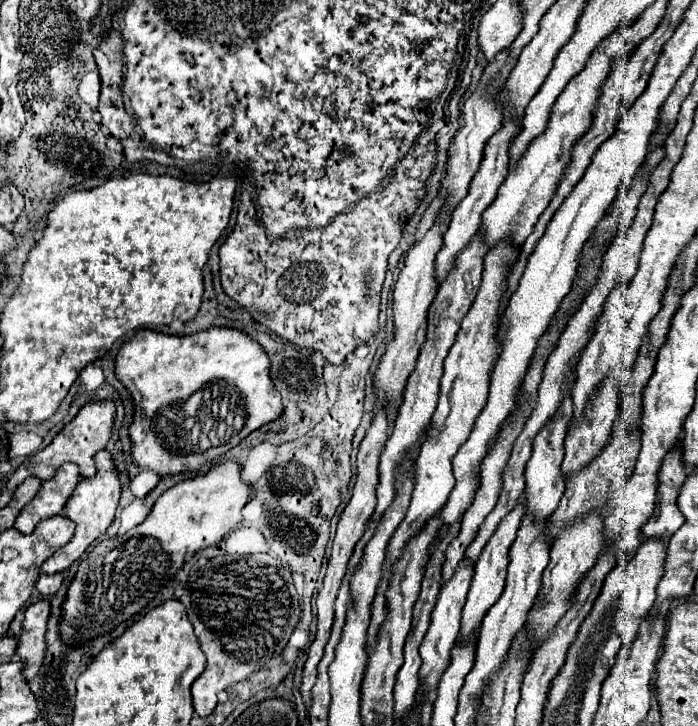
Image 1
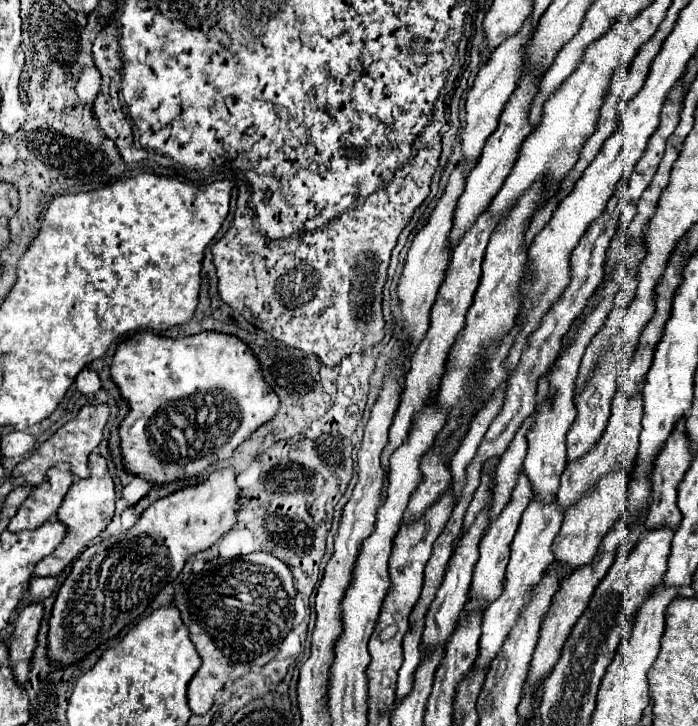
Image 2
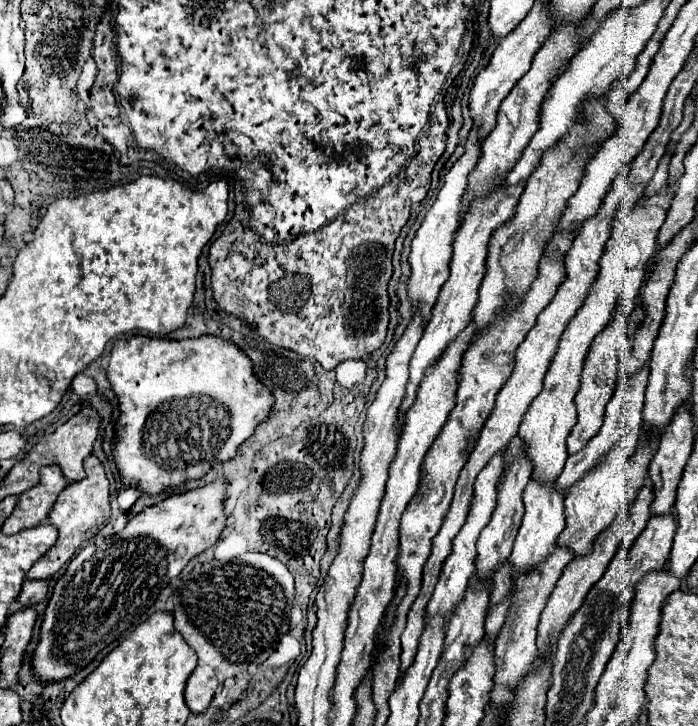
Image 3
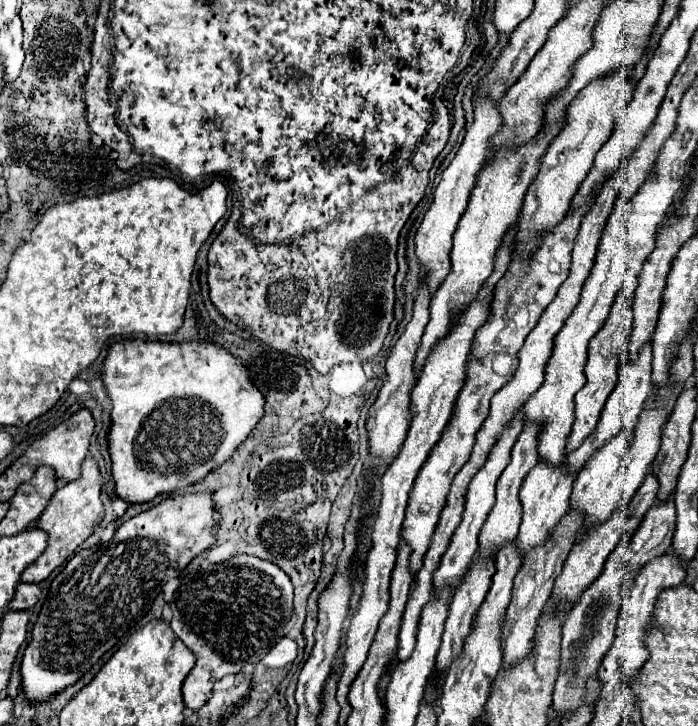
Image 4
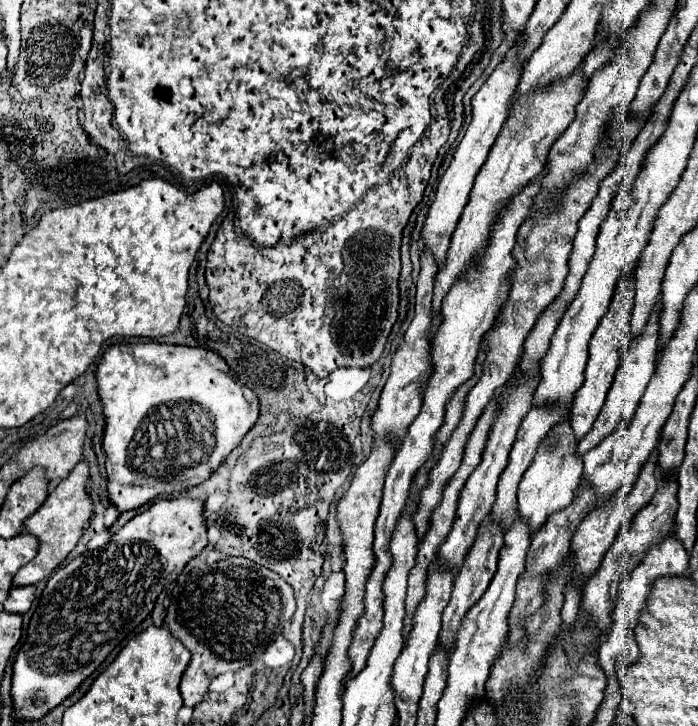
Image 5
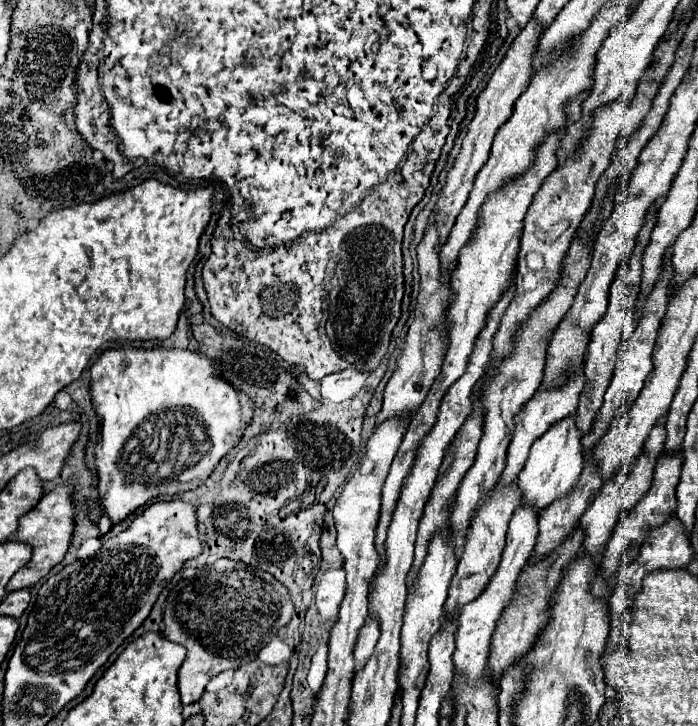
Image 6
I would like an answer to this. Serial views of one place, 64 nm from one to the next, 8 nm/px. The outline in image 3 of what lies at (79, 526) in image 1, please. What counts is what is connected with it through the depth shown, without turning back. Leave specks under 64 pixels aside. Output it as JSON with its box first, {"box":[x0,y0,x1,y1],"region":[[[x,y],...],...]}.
{"box":[28,454,112,580],"region":[[[90,454],[84,460],[84,470],[86,470],[86,478],[80,482],[70,482],[64,492],[60,492],[48,520],[50,524],[58,526],[58,542],[54,544],[54,548],[42,556],[30,570],[28,570],[28,578],[36,578],[36,580],[46,580],[52,578],[56,572],[60,572],[60,568],[64,568],[72,556],[76,556],[76,552],[80,550],[82,542],[94,538],[108,522],[112,516],[112,508],[110,508],[110,480],[104,474],[104,466],[102,462]]]}

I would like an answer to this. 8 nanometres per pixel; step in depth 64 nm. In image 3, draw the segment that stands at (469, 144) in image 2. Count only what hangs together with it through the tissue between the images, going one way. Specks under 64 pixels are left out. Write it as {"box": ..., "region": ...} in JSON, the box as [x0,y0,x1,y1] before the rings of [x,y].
{"box":[468,6,548,142],"region":[[[534,6],[532,12],[528,12],[528,16],[520,22],[520,26],[514,32],[510,32],[508,38],[500,40],[498,48],[492,54],[490,64],[486,68],[482,68],[480,74],[476,76],[474,86],[470,90],[468,108],[470,108],[472,122],[474,122],[472,132],[478,136],[478,142],[482,142],[494,130],[494,126],[496,126],[496,114],[500,110],[502,100],[516,86],[516,82],[528,72],[534,54],[540,50],[540,46],[548,38],[548,24],[544,24],[544,16],[548,16],[548,8],[544,8],[544,12],[540,12],[540,8]]]}

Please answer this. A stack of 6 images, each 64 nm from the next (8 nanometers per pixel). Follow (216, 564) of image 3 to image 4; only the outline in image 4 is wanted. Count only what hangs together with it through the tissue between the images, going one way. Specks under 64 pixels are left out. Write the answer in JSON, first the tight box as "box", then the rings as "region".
{"box":[170,552,294,710],"region":[[[206,552],[194,558],[184,568],[184,572],[180,574],[180,582],[182,584],[174,592],[174,598],[170,602],[170,608],[174,612],[170,626],[176,632],[176,636],[196,654],[196,666],[186,676],[182,694],[184,694],[184,704],[190,710],[200,710],[208,702],[208,696],[212,694],[212,686],[216,680],[228,674],[240,674],[246,664],[258,664],[284,636],[284,626],[292,616],[294,586],[282,568],[262,558],[250,554],[238,554],[222,564],[210,564]]]}

